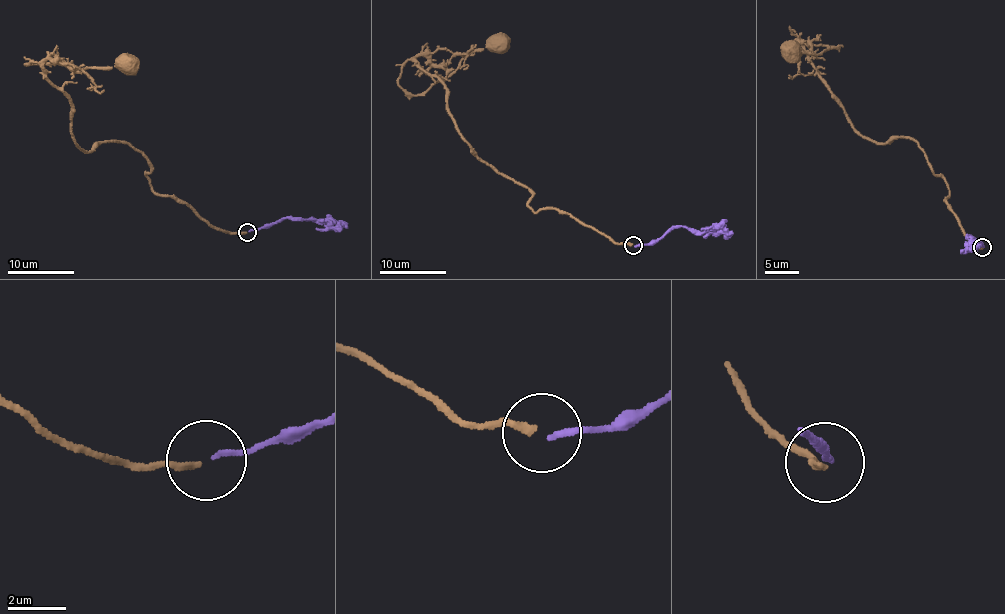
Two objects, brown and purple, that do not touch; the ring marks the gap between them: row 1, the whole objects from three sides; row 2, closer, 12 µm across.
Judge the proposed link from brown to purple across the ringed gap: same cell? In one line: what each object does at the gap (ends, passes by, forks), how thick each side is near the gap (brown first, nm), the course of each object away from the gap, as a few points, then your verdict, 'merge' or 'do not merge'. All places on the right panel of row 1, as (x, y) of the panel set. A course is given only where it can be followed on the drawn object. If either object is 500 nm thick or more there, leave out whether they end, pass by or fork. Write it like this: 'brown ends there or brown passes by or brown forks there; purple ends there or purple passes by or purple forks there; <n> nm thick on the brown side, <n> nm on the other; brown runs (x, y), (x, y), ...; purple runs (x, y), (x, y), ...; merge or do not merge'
brown ends there; purple ends there; 240 nm thick on the brown side, 170 nm on the other; brown runs (981, 247), (914, 139), (874, 143), (799, 40), (808, 43), (814, 55), (786, 52); purple runs (982, 247), (970, 235), (966, 236), (973, 241), (975, 251); merge

